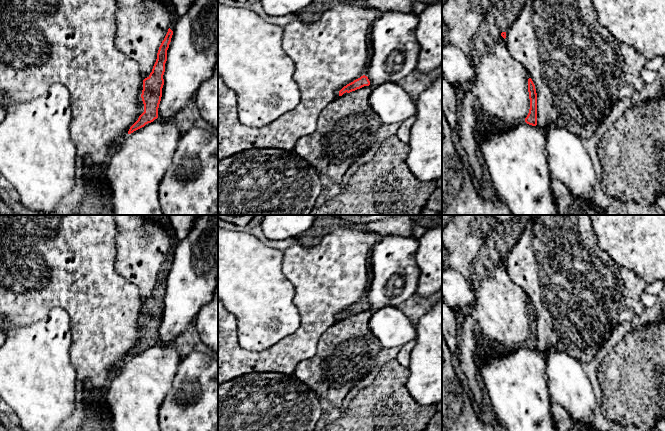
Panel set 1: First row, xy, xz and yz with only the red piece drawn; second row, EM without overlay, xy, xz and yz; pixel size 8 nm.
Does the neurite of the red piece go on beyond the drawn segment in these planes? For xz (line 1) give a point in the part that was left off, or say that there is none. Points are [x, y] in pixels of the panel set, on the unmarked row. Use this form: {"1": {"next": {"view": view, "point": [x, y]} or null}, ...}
{"1": {"next": {"view": "xz", "point": [337, 316]}}}

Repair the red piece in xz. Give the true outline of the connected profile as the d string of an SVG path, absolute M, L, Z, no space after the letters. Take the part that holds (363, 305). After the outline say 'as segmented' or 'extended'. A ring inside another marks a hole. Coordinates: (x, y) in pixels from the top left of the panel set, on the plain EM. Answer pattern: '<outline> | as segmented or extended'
M363 299L360 302L354 304L353 306L345 309L345 310L340 311L336 315L335 318L336 318L337 321L339 321L339 320L348 318L348 317L350 317L352 315L355 315L357 313L360 313L360 312L362 312L364 310L369 310L369 309L370 309L370 305L369 305L368 301Z | extended

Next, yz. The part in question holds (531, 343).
M531 302L528 303L528 316L530 323L530 333L527 341L525 342L525 346L529 349L536 350L537 349L537 317L535 313L535 309Z | as segmented

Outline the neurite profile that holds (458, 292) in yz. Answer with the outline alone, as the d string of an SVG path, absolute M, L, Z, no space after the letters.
M448 267L442 271L442 300L459 314L475 302L475 282L459 270Z

